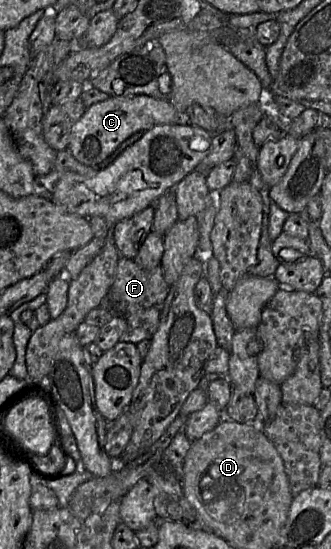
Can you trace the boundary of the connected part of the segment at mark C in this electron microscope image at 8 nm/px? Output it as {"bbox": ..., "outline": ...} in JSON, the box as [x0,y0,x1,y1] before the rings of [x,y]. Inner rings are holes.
{"bbox":[67,95,191,166],"outline":[[[147,95],[109,96],[86,109],[72,128],[67,149],[78,162],[87,166],[97,165],[133,134],[162,124],[191,125],[187,113],[177,111],[168,99]]]}

